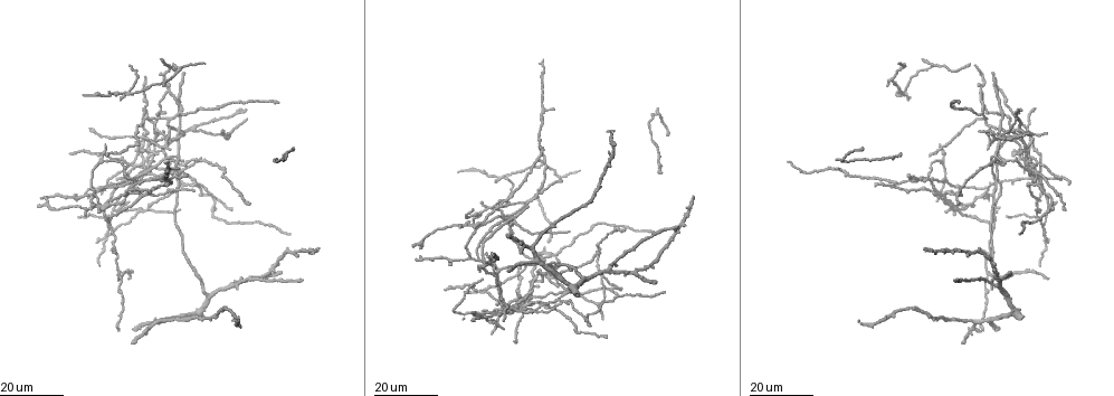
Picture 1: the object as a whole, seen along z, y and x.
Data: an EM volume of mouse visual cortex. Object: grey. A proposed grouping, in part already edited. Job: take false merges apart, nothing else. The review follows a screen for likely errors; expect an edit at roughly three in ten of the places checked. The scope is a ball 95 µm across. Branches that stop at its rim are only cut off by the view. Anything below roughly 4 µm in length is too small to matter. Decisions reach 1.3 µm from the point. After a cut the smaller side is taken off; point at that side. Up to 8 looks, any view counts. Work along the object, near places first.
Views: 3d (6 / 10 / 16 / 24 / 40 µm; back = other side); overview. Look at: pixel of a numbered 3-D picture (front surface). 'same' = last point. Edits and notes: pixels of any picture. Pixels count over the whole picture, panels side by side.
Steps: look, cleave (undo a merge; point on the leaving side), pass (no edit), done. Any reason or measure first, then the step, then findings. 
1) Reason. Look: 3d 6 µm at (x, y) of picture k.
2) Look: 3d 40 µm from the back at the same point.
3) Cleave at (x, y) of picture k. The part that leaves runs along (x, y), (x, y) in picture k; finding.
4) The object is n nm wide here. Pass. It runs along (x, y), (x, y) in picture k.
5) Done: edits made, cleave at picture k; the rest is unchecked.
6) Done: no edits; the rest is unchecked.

Three-way junction. Look: 3d 16 µm at (185, 185) of picture 1.

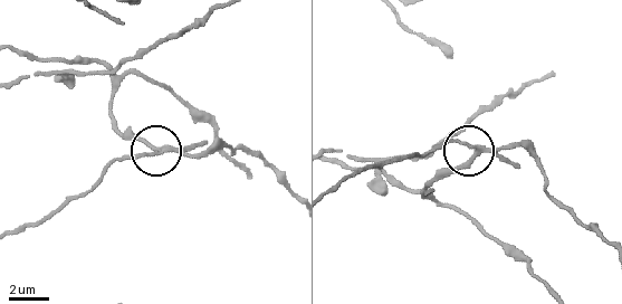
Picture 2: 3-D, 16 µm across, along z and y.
Look: 3d 10 µm at (472, 148) of picture 2.

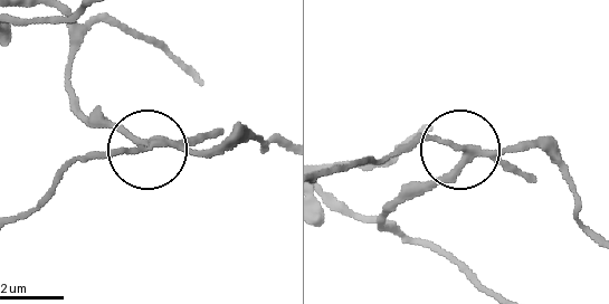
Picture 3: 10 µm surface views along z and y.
Look: 3d 6 µm at (152, 144) of picture 3.

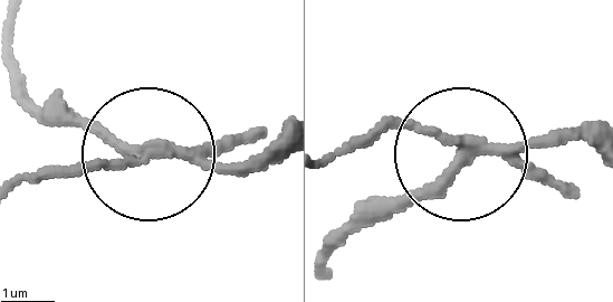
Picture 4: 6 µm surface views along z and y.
3 arms meet here. Cleave at (105, 169) of picture 4. The part that leaves runs along (178, 152), (21, 183) in picture 4; a second cell is stuck on.

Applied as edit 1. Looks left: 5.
Three arms meet. Look: 3d 16 µm at (993, 228) of picture 1.

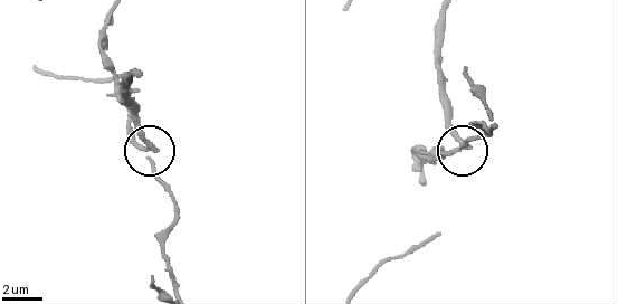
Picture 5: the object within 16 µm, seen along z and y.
Zoom in. Look: 3d 10 µm at (461, 145) of picture 5.

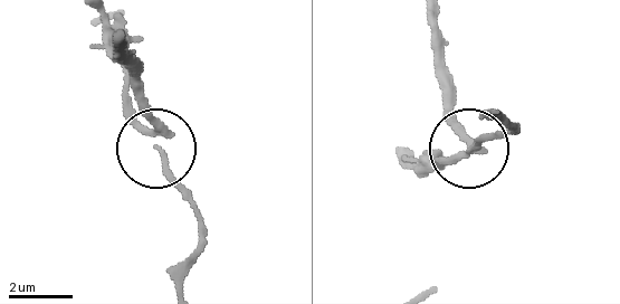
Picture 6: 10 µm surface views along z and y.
3 arms meet here. Cleave at (146, 102) of picture 6. The part that leaves runs along (461, 154), (461, 129), (437, 62), (437, 13) in picture 6; a second cell is stuck on.

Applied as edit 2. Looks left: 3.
A fork. Look: 3d 24 µm at (167, 120) of picture 1.

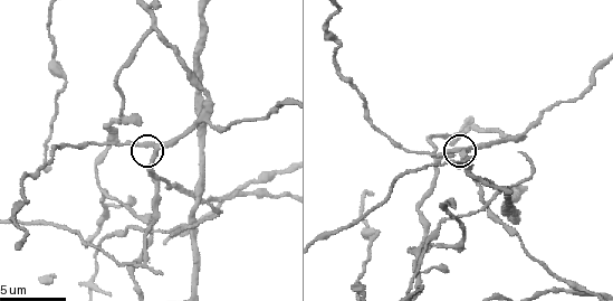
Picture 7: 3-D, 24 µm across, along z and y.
Look: 3d 10 µm at (156, 148) of picture 7.

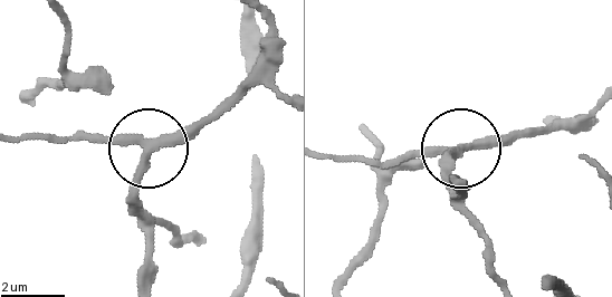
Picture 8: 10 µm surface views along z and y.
Pass. It runs along (257, 12), (265, 60), (188, 126), (147, 145), (46, 140) in picture 8; continuous, no second cell.

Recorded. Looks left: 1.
Done: edits made, cleave at picture 4, cleave at picture 6; the rest is unchecked.

